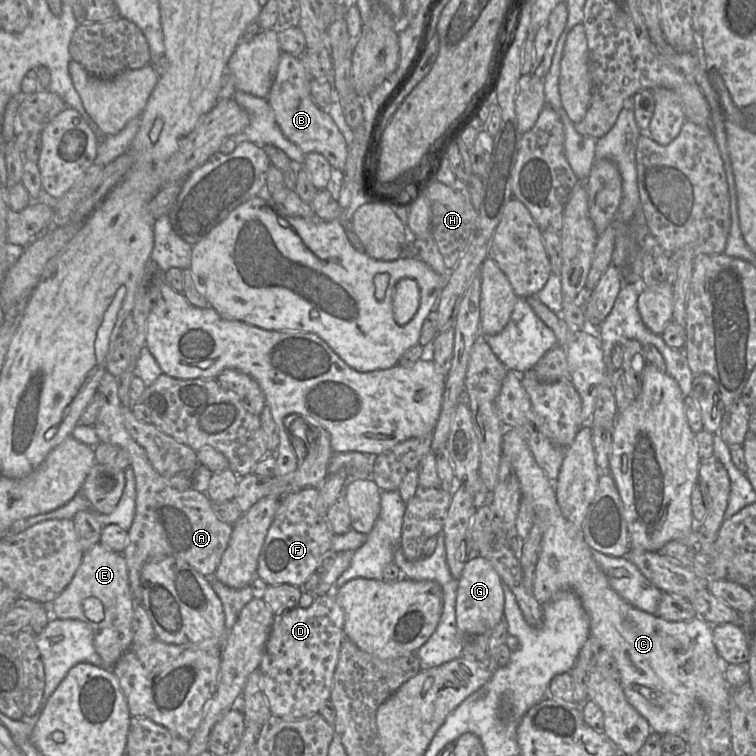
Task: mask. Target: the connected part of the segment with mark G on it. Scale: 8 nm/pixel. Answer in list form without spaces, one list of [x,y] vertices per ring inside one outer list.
[[[484,557],[470,559],[458,579],[456,599],[457,628],[463,637],[490,634],[504,617],[505,596],[502,580]]]

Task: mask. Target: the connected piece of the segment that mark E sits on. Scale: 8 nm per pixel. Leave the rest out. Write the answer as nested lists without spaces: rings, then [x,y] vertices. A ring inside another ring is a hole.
[[[100,542],[94,544],[84,552],[72,581],[49,605],[49,609],[52,617],[88,623],[93,630],[94,647],[103,662],[102,667],[113,668],[133,643],[134,599],[123,553],[115,552]],[[89,597],[95,597],[102,602],[104,618],[99,623],[91,621],[85,615],[83,603]]]

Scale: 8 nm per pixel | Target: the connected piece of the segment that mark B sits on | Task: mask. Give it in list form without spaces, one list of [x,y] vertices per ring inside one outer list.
[[[282,52],[267,101],[273,110],[277,125],[289,141],[297,145],[304,154],[322,154],[335,173],[342,173],[348,155],[347,143],[329,113],[314,103],[309,91],[310,80],[311,77],[299,58]]]

